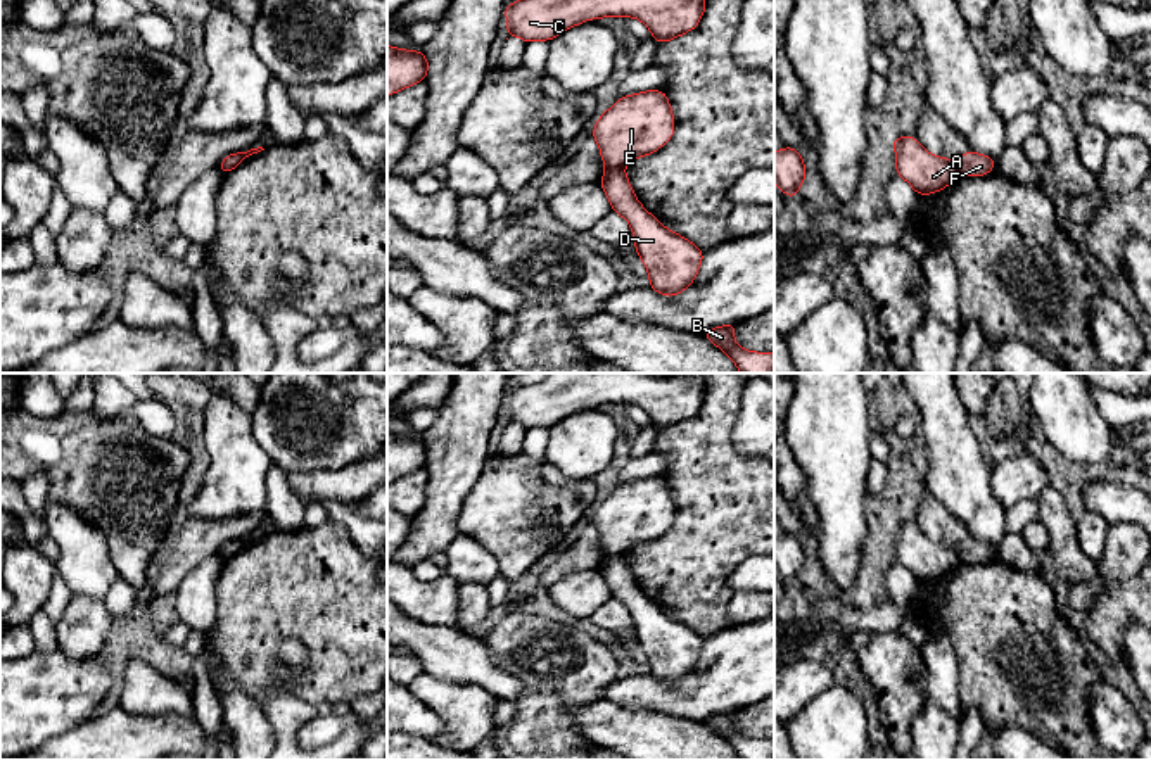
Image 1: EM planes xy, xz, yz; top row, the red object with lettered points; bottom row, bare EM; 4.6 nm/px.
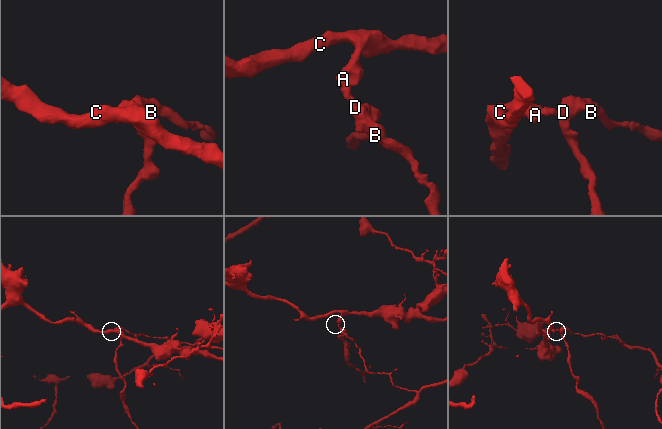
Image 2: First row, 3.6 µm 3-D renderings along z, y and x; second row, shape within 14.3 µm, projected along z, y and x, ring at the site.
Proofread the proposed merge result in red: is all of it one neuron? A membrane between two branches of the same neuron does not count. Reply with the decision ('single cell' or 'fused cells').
fused cells

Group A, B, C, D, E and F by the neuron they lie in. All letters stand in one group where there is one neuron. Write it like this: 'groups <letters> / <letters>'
groups A C E / B D F

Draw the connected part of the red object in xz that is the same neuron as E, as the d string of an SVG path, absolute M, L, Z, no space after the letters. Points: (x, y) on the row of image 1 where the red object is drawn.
M648 90L619 100L600 116L593 138L607 169L657 152L674 135L674 114L662 90Z

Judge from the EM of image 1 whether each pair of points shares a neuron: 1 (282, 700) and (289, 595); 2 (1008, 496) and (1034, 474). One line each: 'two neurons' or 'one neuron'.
1: two neurons
2: one neuron

